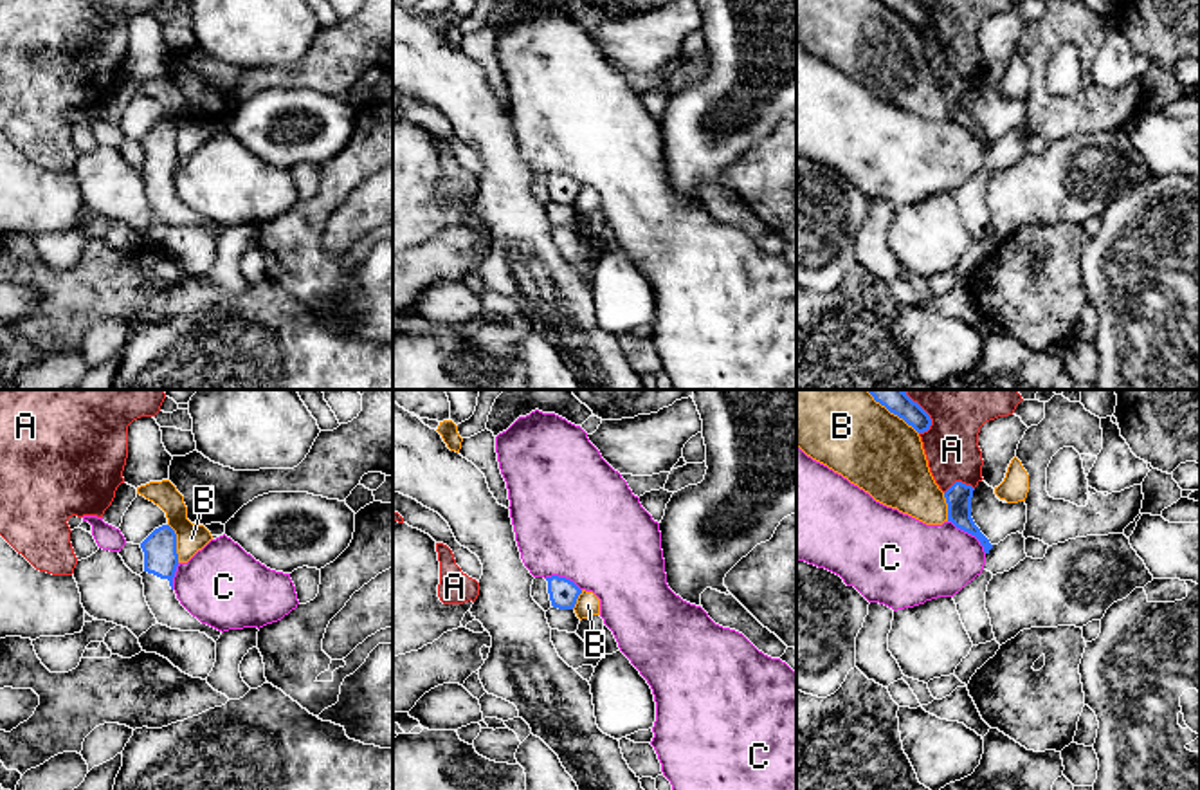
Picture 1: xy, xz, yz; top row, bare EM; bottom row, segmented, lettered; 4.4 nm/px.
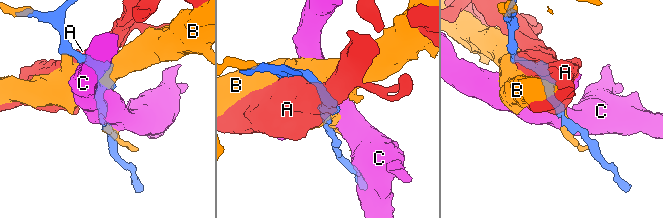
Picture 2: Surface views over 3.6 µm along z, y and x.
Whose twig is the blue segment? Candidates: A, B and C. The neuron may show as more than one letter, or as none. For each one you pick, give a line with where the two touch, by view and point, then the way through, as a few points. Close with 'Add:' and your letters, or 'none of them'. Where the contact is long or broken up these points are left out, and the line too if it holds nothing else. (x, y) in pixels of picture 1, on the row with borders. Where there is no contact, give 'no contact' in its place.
Add: none of them

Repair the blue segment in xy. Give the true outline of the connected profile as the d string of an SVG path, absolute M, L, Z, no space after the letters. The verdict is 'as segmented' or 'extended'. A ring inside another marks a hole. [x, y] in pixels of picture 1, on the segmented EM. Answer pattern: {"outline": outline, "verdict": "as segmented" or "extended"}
{"outline": "M169 525L155 528L141 543L141 548L144 552L144 572L141 574L144 597L157 622L171 629L200 631L216 642L222 631L193 617L173 590L173 577L178 566L175 530Z", "verdict": "extended"}

